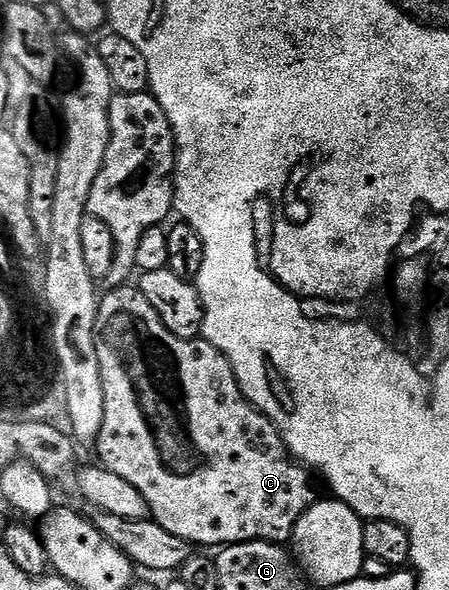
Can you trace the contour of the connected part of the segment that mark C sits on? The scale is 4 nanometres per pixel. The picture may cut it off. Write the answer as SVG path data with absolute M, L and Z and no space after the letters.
M122 286L109 288L100 297L95 322L95 346L99 354L99 374L103 378L103 424L97 434L95 451L100 467L111 470L111 474L119 474L126 482L131 482L139 494L143 494L143 502L147 502L150 517L167 534L175 534L175 538L183 538L188 544L205 548L220 549L230 544L242 544L248 540L269 540L272 544L284 545L293 535L293 528L300 516L314 499L313 488L309 485L310 473L292 456L287 454L285 443L281 441L281 431L266 416L250 404L246 396L242 396L241 387L233 373L231 362L204 338L184 340L175 338L167 326L151 310L151 302L143 298L140 287Z

